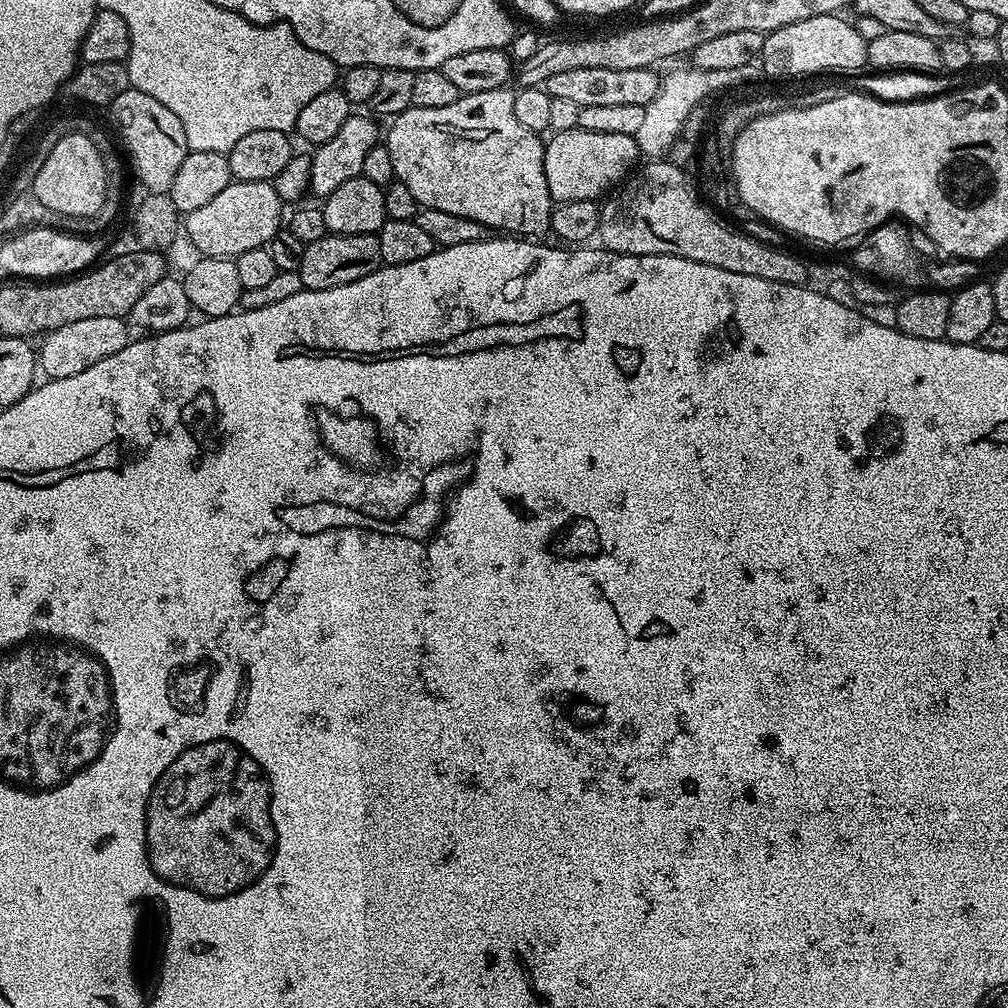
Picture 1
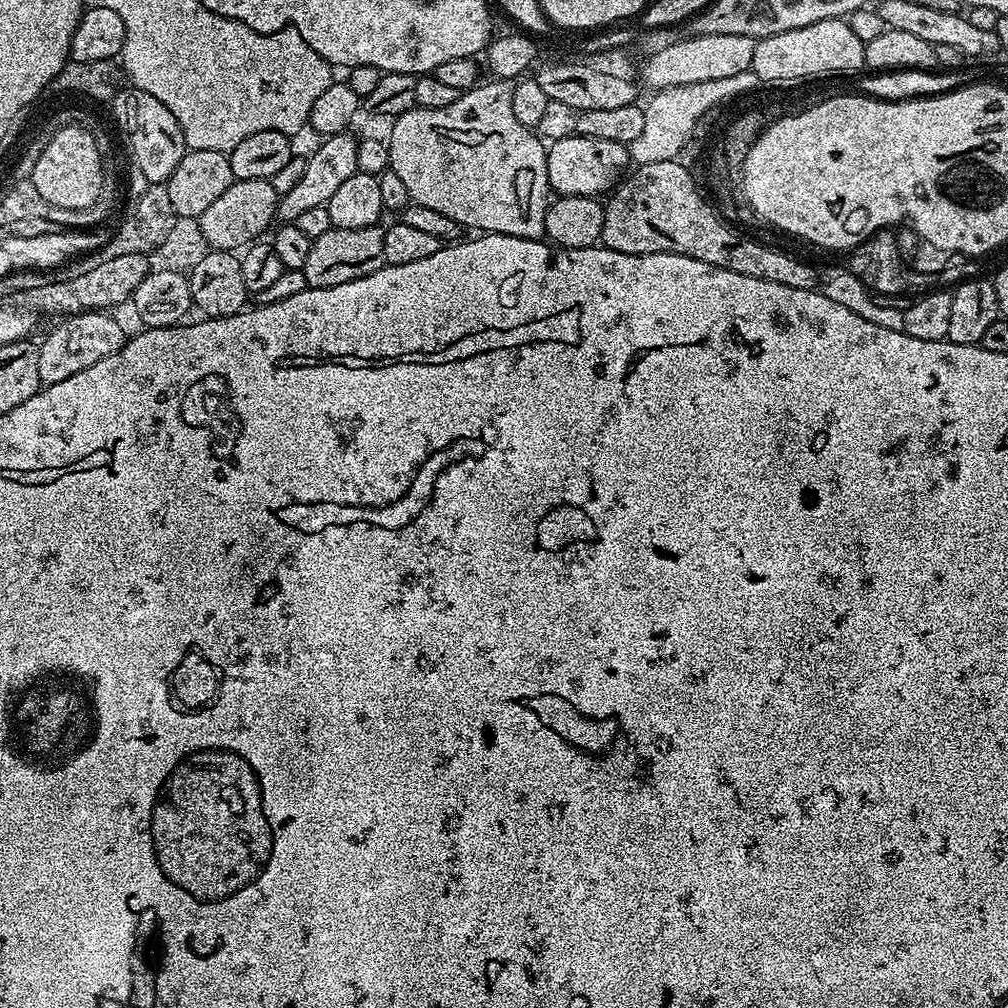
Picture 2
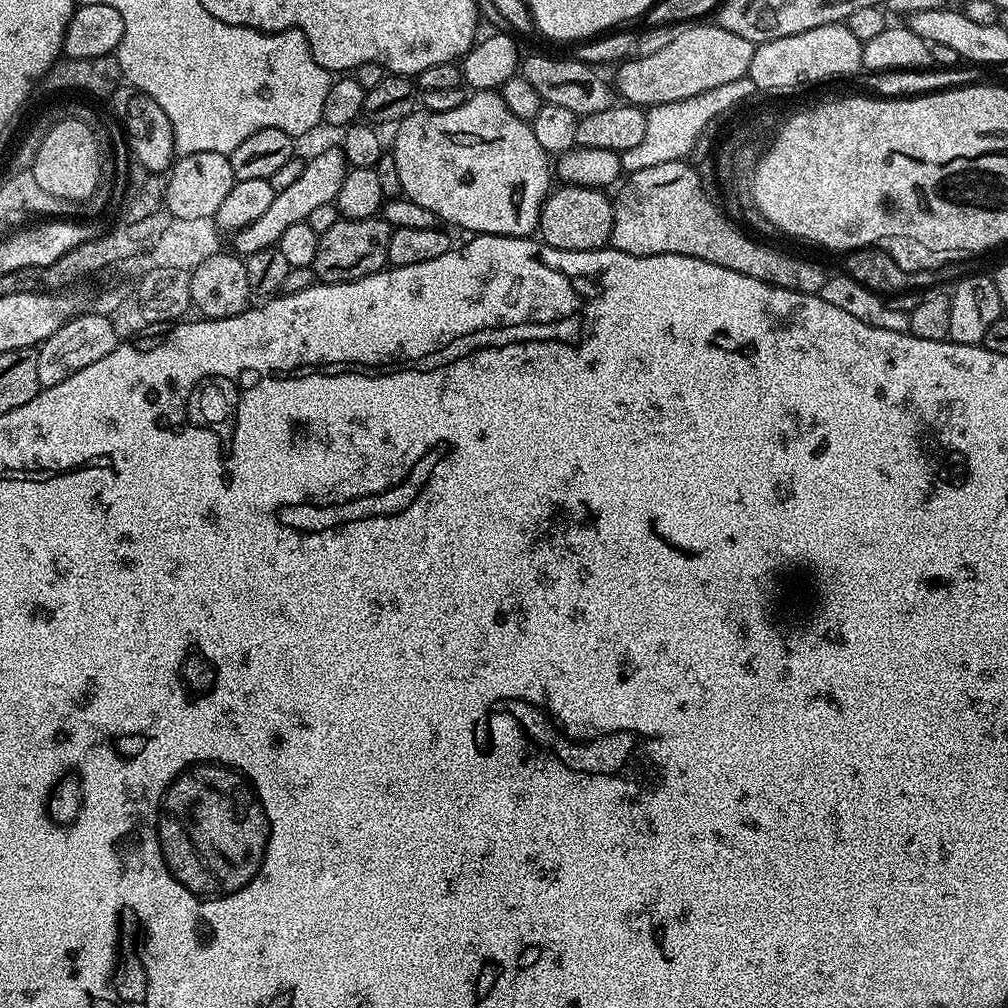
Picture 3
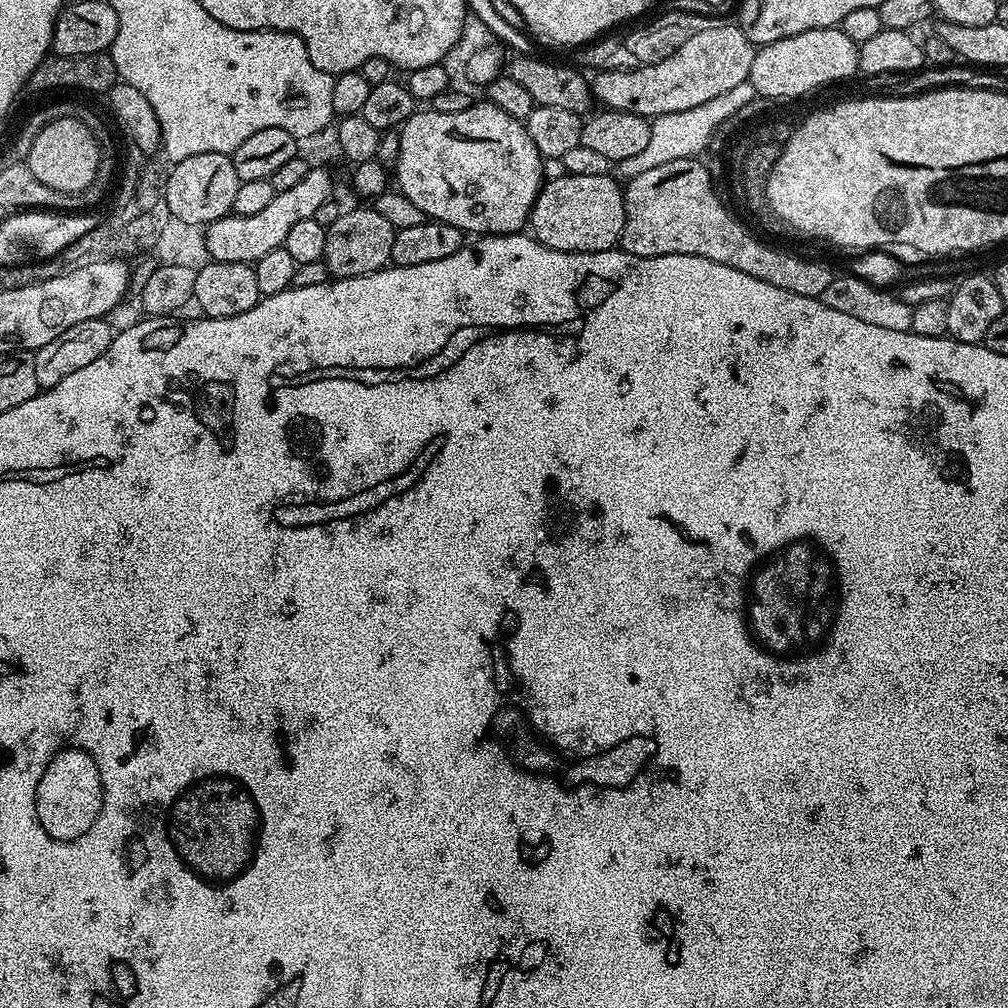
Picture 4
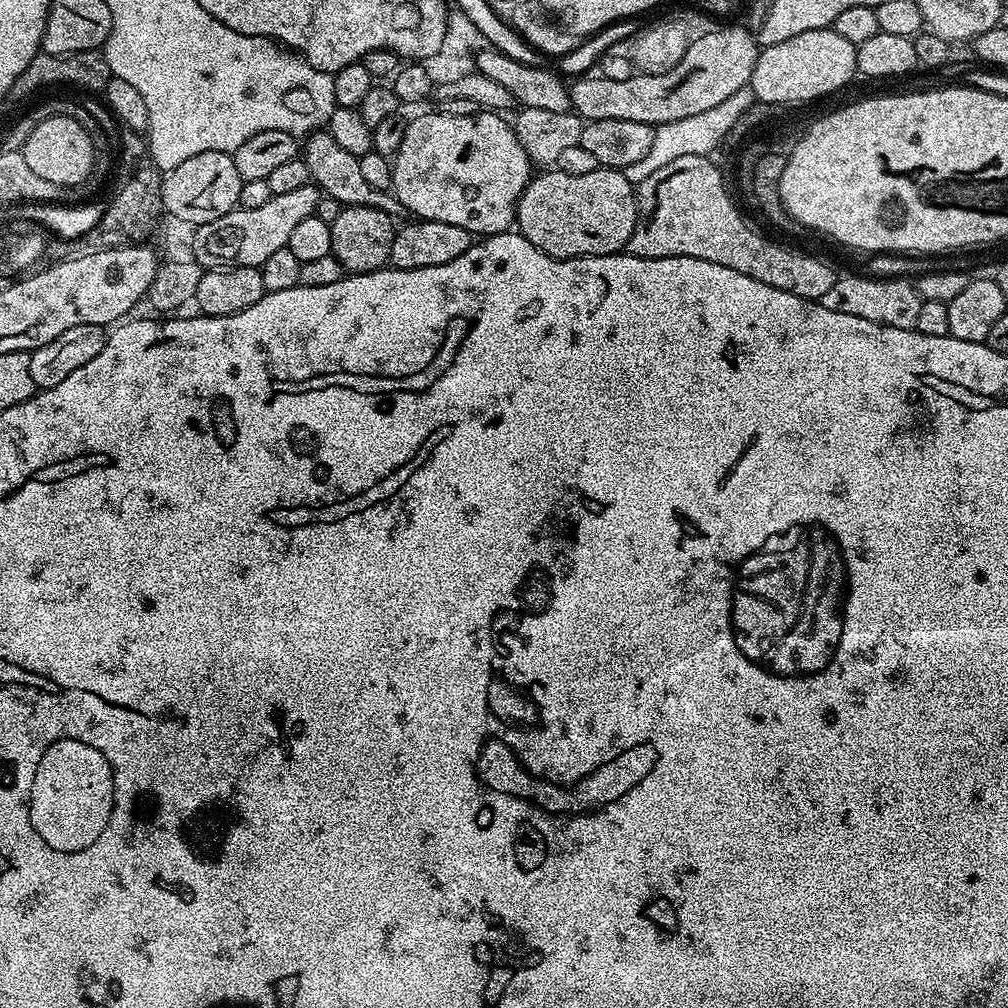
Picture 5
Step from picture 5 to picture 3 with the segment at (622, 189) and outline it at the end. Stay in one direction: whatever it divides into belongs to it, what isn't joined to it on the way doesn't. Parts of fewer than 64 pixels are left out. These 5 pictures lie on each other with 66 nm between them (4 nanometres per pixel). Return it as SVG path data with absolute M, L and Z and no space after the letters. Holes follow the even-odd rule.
M565 183L562 188L549 191L540 207L538 236L543 243L558 250L594 250L603 248L611 241L614 226L613 197L608 192Z

